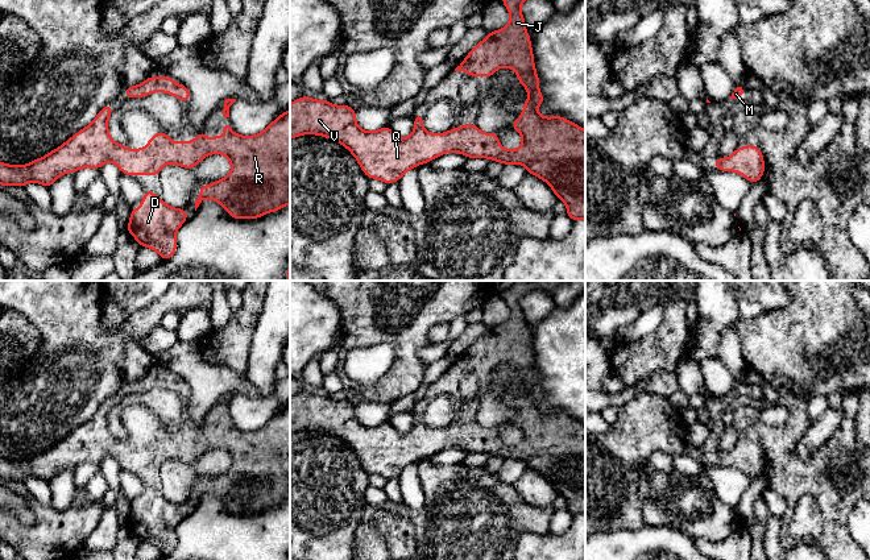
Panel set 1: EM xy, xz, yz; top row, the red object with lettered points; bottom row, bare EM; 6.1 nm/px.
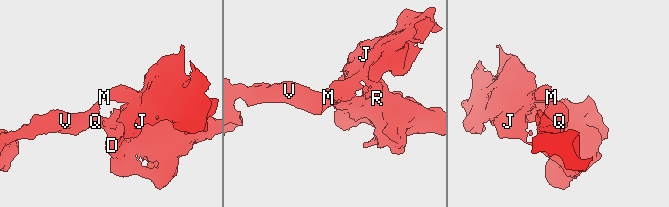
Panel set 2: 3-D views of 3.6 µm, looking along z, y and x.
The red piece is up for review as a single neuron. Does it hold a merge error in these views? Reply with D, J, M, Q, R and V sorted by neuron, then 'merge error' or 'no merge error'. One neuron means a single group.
D J M Q R V; no merge error

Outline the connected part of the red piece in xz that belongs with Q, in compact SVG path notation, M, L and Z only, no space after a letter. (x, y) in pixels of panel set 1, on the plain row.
M522 281L502 291L501 296L510 310L509 319L500 325L490 327L455 364L455 366L467 366L471 373L490 373L501 362L515 366L518 377L529 387L522 410L511 419L511 423L522 430L519 444L504 444L500 440L498 428L484 428L475 419L465 419L446 428L426 427L420 408L415 410L414 426L406 434L397 431L389 422L366 427L357 420L356 406L348 399L334 401L328 395L315 395L307 391L301 391L290 399L290 434L318 430L340 437L353 449L368 473L380 474L386 480L398 477L406 466L420 459L431 457L444 448L455 447L468 453L489 453L502 460L525 460L527 469L536 470L548 478L558 494L566 498L566 510L573 517L585 515L585 426L562 411L543 412L538 408L538 402L544 394L539 387L539 372L535 366L530 331L521 307L521 300L527 293L546 291L552 295L562 282Z

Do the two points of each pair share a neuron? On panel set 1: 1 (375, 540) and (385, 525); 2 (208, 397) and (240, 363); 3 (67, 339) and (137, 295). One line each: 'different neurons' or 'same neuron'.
1: different neurons
2: different neurons
3: different neurons

